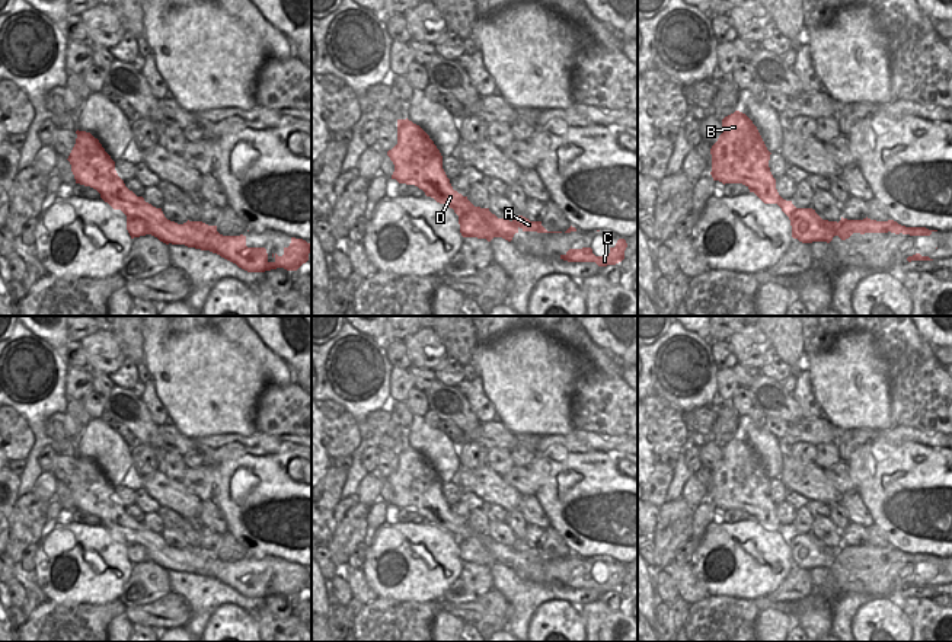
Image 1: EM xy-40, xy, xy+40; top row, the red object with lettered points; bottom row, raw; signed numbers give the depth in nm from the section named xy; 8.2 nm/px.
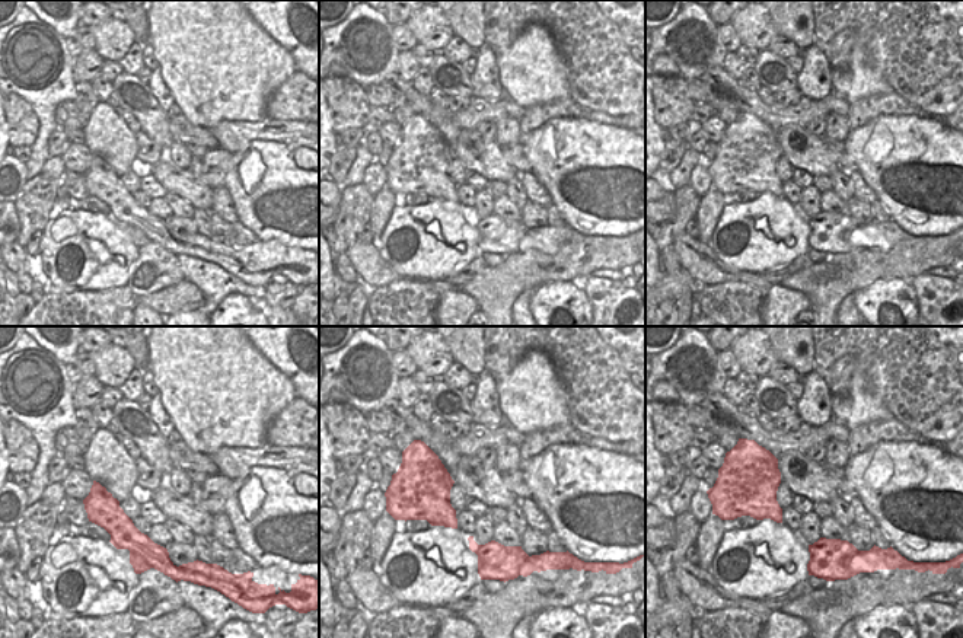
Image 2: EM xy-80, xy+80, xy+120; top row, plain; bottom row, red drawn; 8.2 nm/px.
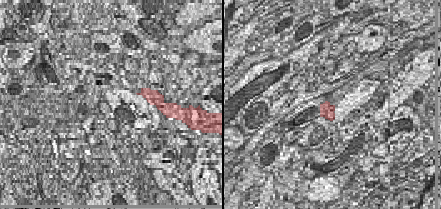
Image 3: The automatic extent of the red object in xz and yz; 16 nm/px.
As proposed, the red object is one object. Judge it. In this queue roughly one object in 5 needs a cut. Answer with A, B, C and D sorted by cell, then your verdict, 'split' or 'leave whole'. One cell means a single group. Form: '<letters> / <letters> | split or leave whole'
A / B C D | split

